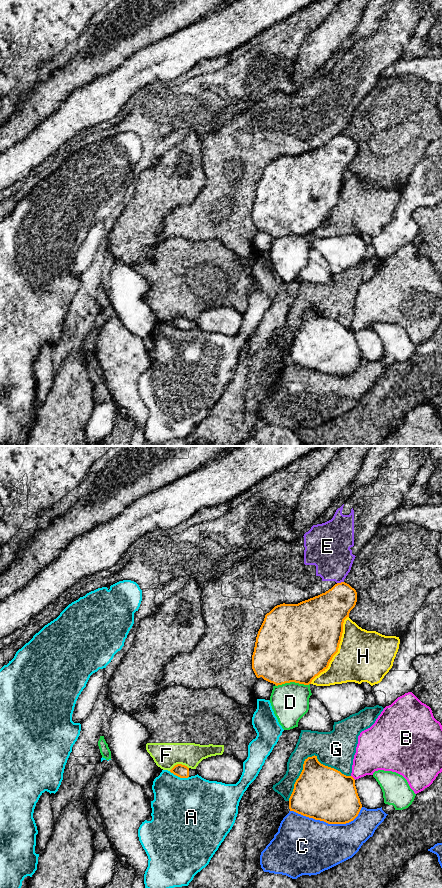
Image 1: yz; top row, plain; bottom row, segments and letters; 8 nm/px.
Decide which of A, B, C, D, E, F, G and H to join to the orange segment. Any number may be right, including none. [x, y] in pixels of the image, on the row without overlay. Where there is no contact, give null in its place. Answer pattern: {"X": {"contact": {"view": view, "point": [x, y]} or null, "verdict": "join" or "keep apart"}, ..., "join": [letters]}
{"A": {"contact": {"view": "yz", "point": [179, 328]}, "verdict": "keep apart"}, "B": {"contact": {"view": "yz", "point": [352, 329]}, "verdict": "keep apart"}, "C": {"contact": {"view": "yz", "point": [327, 374]}, "verdict": "keep apart"}, "D": {"contact": {"view": "yz", "point": [292, 233]}, "verdict": "keep apart"}, "E": {"contact": {"view": "yz", "point": [341, 134]}, "verdict": "keep apart"}, "F": {"contact": {"view": "yz", "point": [178, 316]}, "verdict": "keep apart"}, "G": {"contact": {"view": "yz", "point": [308, 309]}, "verdict": "keep apart"}, "H": {"contact": {"view": "yz", "point": [337, 203]}, "verdict": "keep apart"}, "join": []}

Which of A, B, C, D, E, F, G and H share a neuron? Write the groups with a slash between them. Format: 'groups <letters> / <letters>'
groups A / B / C / D / E / F / G / H

